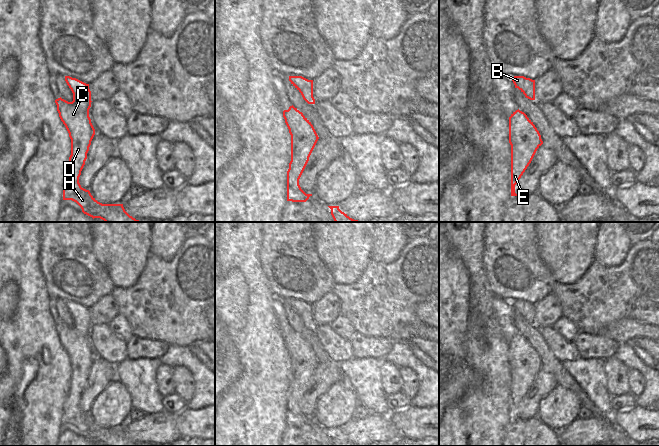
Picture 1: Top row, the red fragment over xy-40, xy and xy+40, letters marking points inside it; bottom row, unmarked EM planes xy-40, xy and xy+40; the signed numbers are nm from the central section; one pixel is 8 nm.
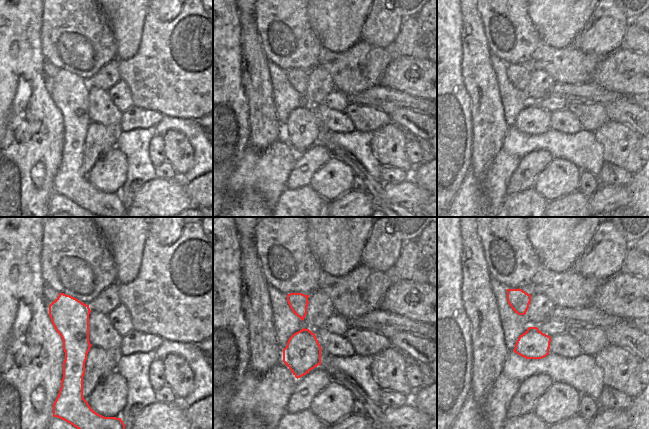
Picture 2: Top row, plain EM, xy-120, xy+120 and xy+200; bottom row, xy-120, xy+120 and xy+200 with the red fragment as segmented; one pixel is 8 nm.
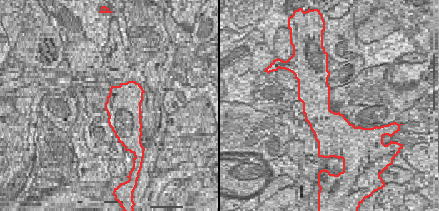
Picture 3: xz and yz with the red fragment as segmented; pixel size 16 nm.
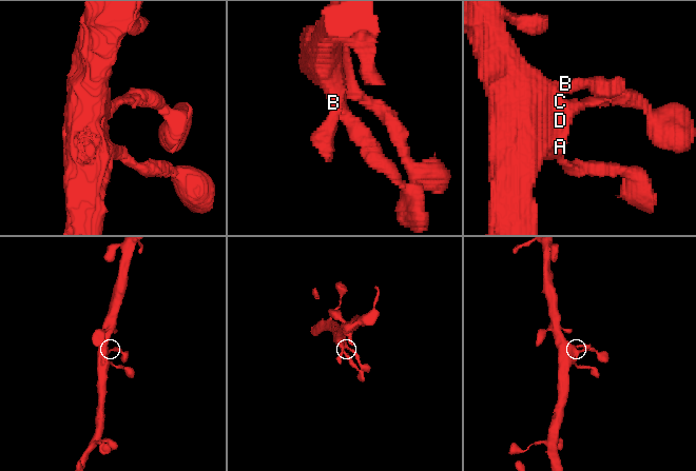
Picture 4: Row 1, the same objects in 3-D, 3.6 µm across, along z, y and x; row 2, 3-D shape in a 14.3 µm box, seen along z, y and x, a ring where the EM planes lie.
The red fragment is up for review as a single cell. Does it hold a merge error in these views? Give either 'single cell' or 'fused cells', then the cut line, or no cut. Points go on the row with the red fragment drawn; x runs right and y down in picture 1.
single cell | no cut

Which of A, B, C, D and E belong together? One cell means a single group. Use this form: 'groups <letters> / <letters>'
groups A B C D E

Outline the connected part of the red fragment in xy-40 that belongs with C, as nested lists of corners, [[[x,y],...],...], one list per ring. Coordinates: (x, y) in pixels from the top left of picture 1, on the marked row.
[[[65,76],[65,81],[73,93],[73,101],[61,97],[55,100],[57,111],[71,139],[69,169],[63,179],[63,200],[72,200],[90,217],[105,222],[139,222],[130,216],[123,204],[102,204],[81,187],[79,177],[87,159],[95,129],[89,117],[91,91],[89,84],[76,78]]]

